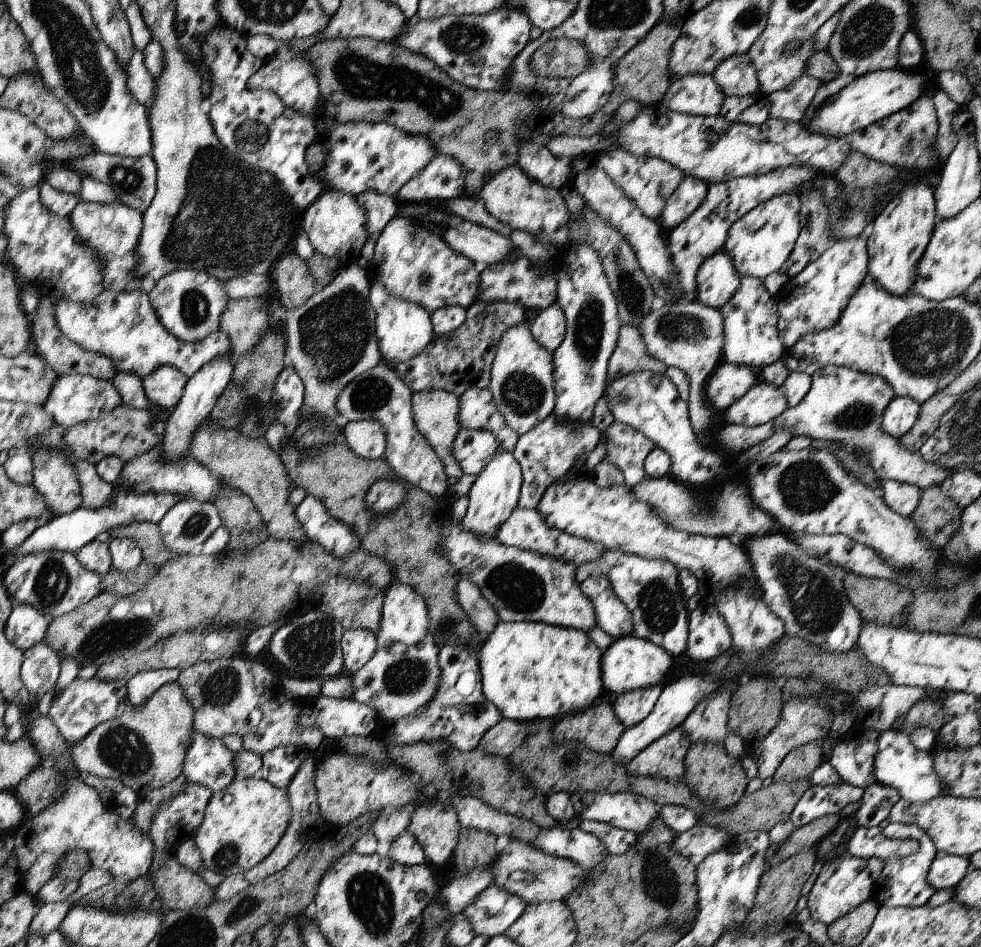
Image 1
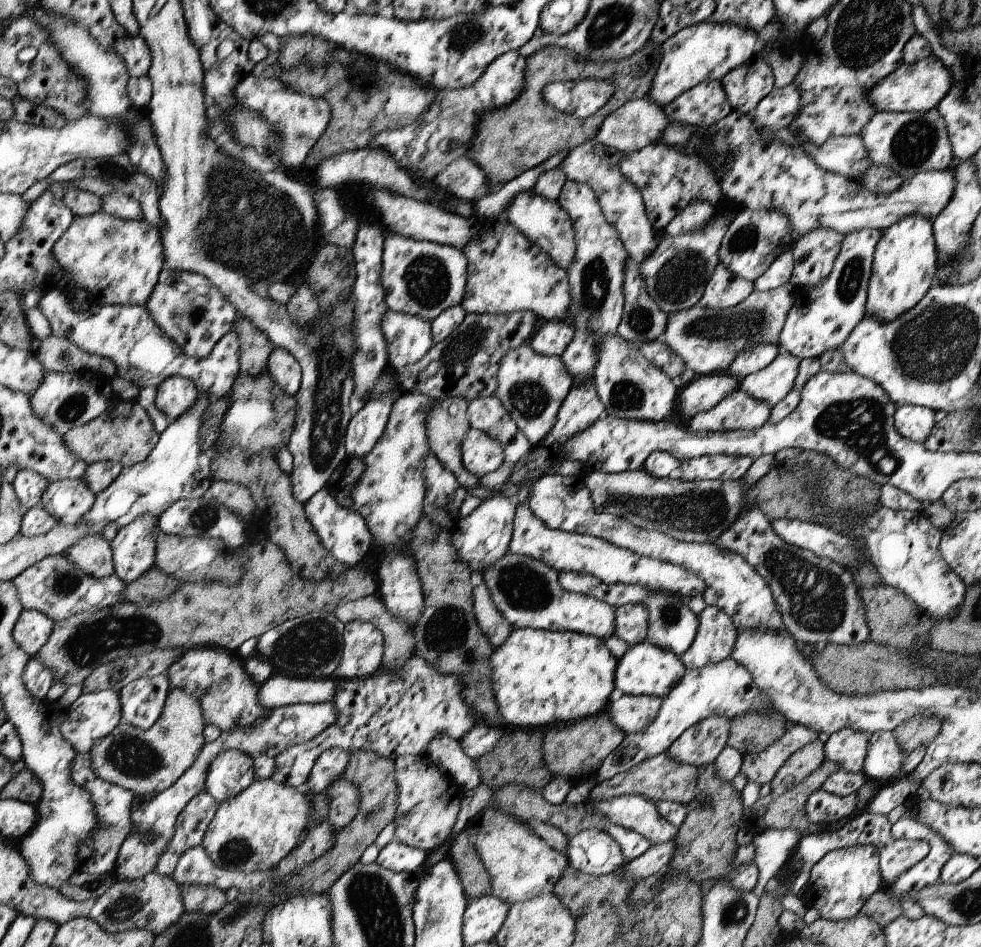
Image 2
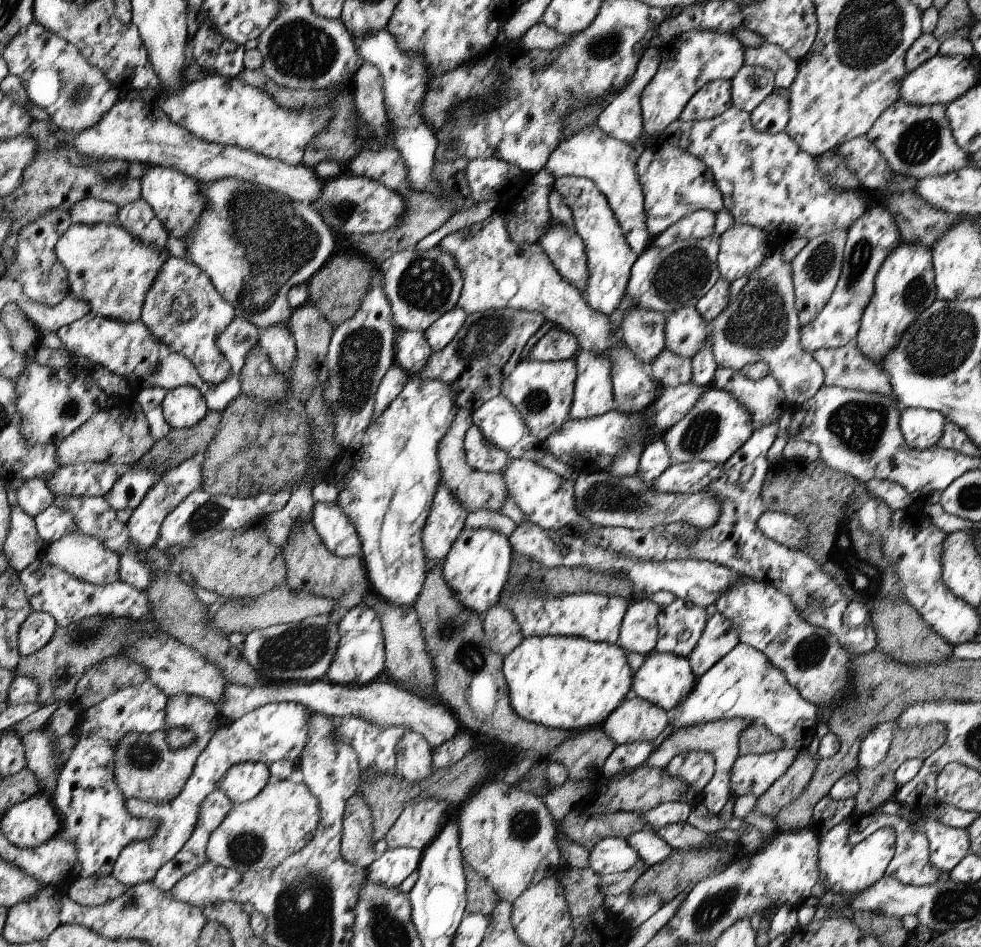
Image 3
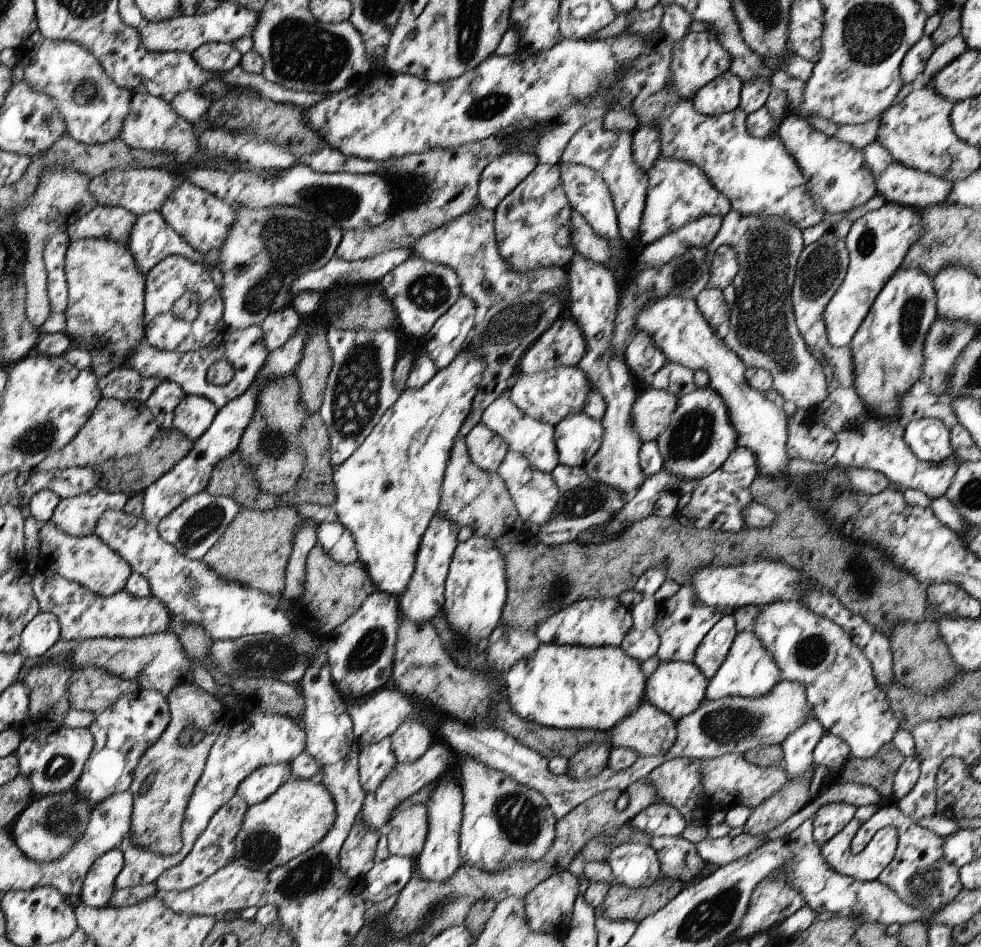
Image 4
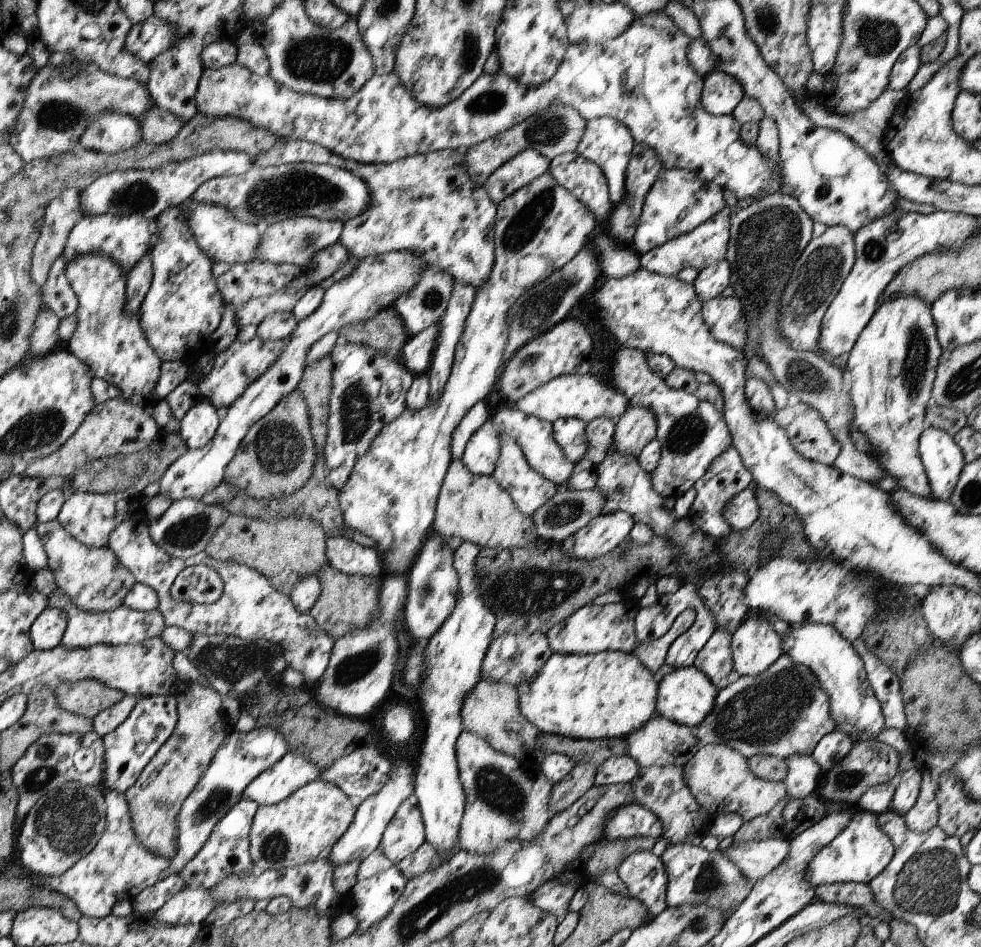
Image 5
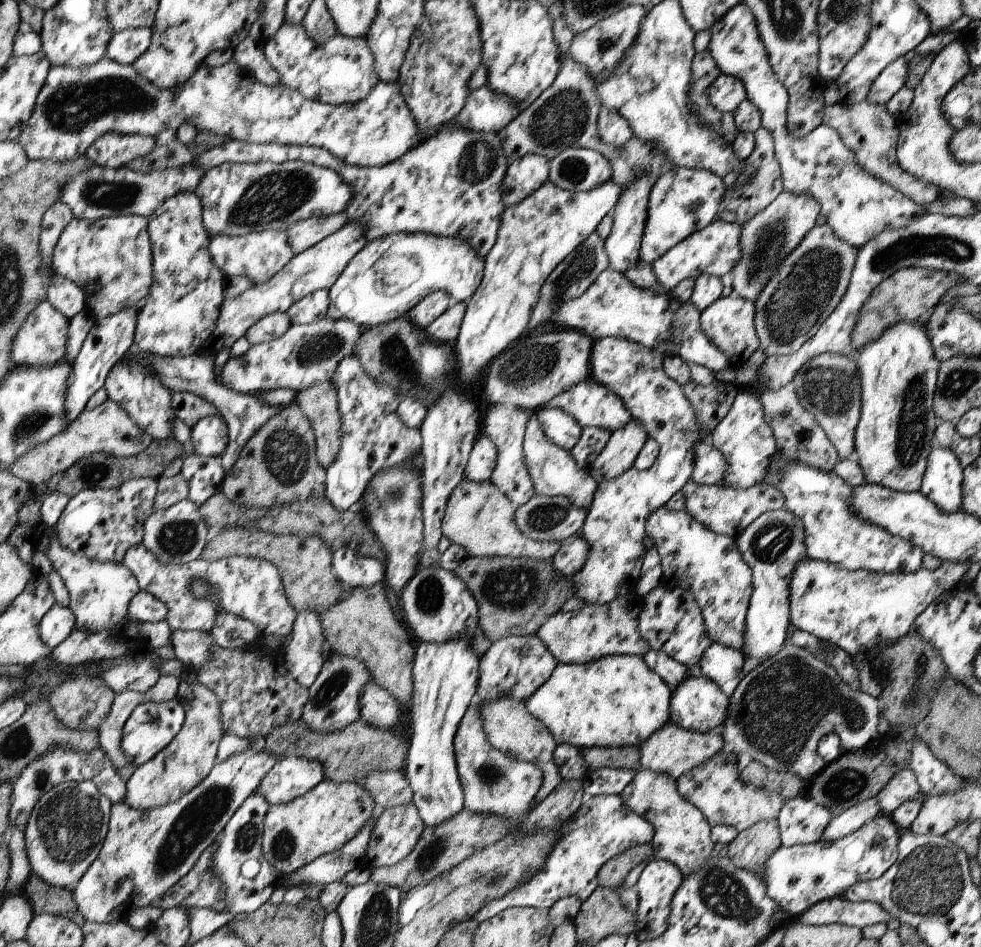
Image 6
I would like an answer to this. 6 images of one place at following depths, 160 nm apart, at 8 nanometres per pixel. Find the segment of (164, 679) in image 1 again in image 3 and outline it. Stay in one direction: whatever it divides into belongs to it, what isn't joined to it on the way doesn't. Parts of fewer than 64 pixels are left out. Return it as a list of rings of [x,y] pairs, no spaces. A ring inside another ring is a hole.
[[[151,681],[118,690],[99,705],[82,713],[77,747],[58,775],[57,793],[52,795],[64,825],[58,836],[77,844],[75,876],[91,878],[113,873],[117,859],[130,842],[152,840],[158,820],[136,818],[126,810],[126,798],[114,778],[118,742],[126,734],[151,734],[165,726],[168,695]]]

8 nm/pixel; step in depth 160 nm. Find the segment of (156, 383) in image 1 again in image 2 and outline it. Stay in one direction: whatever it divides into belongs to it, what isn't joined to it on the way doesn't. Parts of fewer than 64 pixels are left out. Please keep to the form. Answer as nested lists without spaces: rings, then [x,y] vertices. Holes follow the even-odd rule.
[[[177,375],[156,387],[155,404],[169,420],[176,420],[194,406],[199,393],[192,379]]]

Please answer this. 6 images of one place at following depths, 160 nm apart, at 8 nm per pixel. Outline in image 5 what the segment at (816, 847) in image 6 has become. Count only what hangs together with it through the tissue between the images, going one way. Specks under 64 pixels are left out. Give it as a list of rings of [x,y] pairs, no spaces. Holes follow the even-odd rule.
[[[858,811],[852,822],[812,857],[805,870],[805,881],[814,888],[836,883],[868,884],[889,865],[894,853],[889,835],[878,826],[878,817]],[[783,835],[776,838],[733,843],[722,851],[754,883],[777,869],[789,854],[789,841]]]

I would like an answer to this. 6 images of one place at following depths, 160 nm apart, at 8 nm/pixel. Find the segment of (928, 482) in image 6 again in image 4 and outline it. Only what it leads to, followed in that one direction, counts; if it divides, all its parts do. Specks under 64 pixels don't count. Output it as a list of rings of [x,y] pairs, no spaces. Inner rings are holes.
[[[916,419],[905,427],[904,440],[921,461],[938,464],[955,454],[949,428],[938,419]]]

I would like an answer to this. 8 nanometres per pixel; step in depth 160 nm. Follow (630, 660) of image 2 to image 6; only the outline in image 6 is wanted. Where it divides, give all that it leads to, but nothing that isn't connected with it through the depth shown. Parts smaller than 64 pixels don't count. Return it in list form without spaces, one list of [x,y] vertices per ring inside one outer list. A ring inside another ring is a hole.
[[[688,676],[671,691],[669,721],[675,726],[697,732],[711,732],[722,727],[722,722],[726,720],[729,698],[723,688],[718,687],[708,678]]]

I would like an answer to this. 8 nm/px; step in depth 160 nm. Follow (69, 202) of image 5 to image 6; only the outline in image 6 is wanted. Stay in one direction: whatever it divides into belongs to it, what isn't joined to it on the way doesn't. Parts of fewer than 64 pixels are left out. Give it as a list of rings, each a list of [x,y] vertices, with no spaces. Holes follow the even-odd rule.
[[[58,200],[49,210],[46,210],[41,234],[42,262],[52,268],[52,256],[64,228],[74,219],[70,208],[63,201]]]

